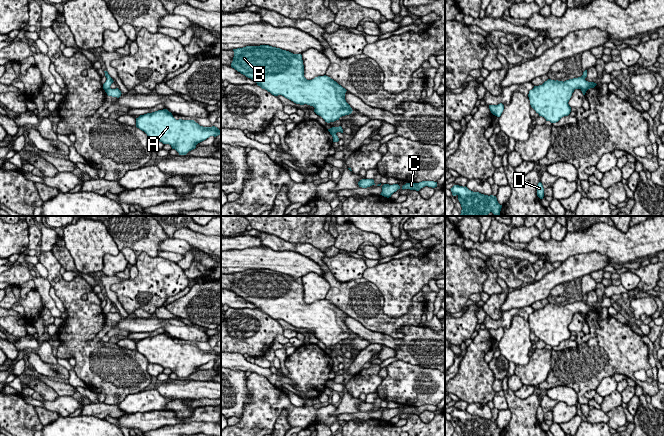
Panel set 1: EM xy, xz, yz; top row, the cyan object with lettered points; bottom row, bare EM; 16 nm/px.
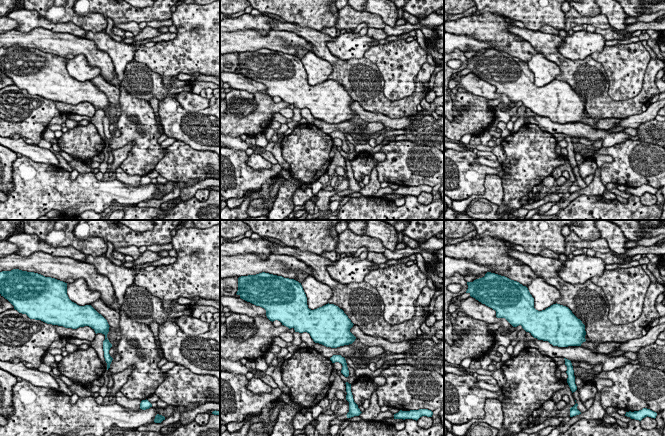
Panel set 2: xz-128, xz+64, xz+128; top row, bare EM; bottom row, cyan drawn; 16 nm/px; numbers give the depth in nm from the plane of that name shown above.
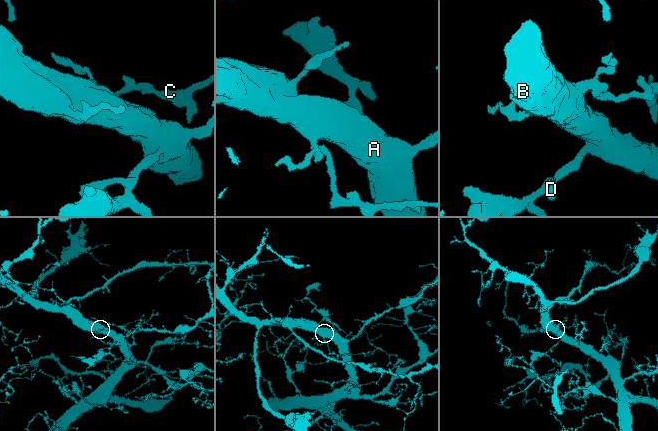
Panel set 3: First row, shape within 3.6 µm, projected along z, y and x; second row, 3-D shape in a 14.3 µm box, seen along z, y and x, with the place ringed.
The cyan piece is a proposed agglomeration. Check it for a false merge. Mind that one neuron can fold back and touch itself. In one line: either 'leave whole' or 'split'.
split

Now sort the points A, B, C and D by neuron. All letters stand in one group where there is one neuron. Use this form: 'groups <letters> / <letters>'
groups A B D / C

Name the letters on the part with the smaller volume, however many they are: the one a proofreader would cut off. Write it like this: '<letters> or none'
C

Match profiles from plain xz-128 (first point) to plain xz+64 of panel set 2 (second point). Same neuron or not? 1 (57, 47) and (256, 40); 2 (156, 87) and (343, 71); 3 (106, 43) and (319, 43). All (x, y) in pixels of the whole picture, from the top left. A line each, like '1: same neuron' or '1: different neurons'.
1: same neuron
2: same neuron
3: different neurons

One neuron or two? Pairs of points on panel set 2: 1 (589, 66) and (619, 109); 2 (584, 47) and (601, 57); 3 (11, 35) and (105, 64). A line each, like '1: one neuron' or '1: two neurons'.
1: one neuron
2: two neurons
3: one neuron

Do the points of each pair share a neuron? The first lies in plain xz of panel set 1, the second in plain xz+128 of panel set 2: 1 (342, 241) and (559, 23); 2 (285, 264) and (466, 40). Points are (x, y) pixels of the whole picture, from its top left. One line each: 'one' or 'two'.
1: two
2: one

